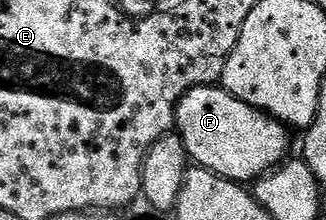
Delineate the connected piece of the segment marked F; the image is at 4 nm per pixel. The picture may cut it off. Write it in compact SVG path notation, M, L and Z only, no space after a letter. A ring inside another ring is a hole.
M208 86L205 88L191 88L182 98L175 111L177 121L177 134L185 142L188 157L198 167L207 168L227 180L236 182L254 182L261 176L279 167L288 159L287 147L291 140L287 126L274 116L241 102L233 94L229 94L221 86Z

